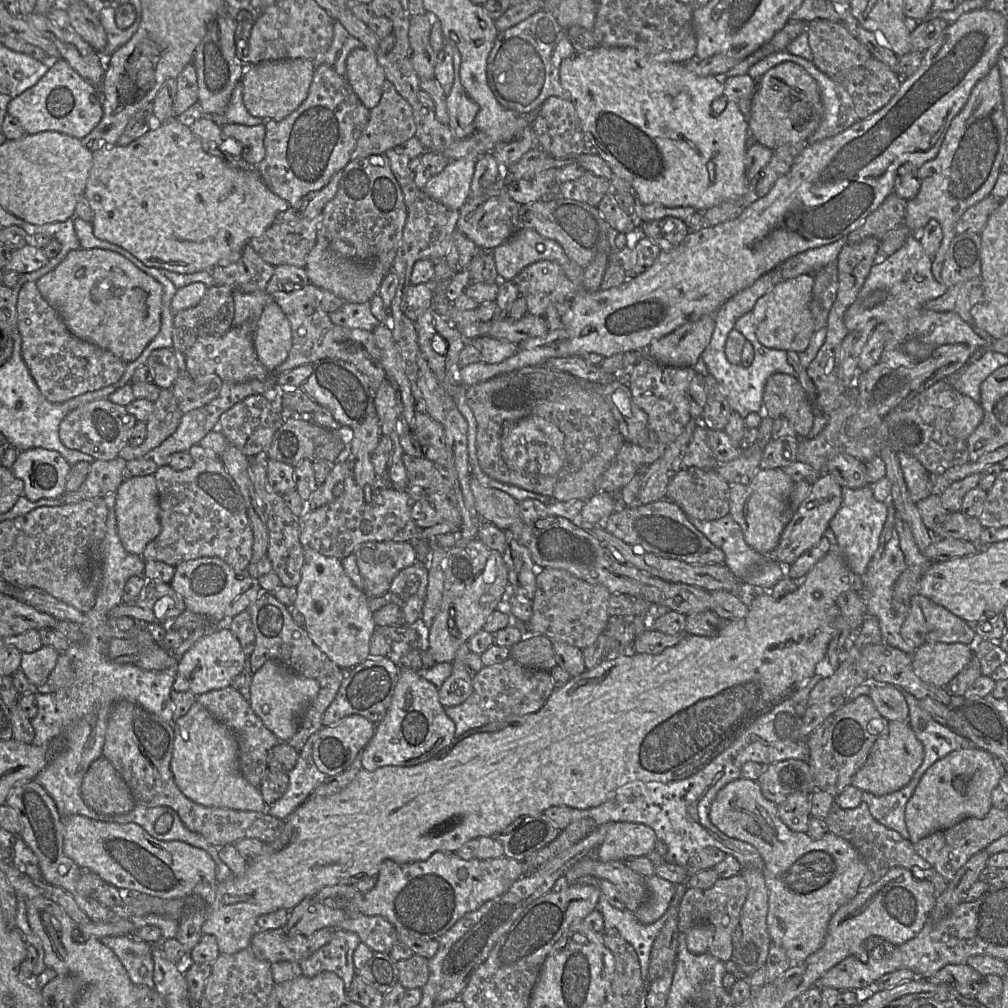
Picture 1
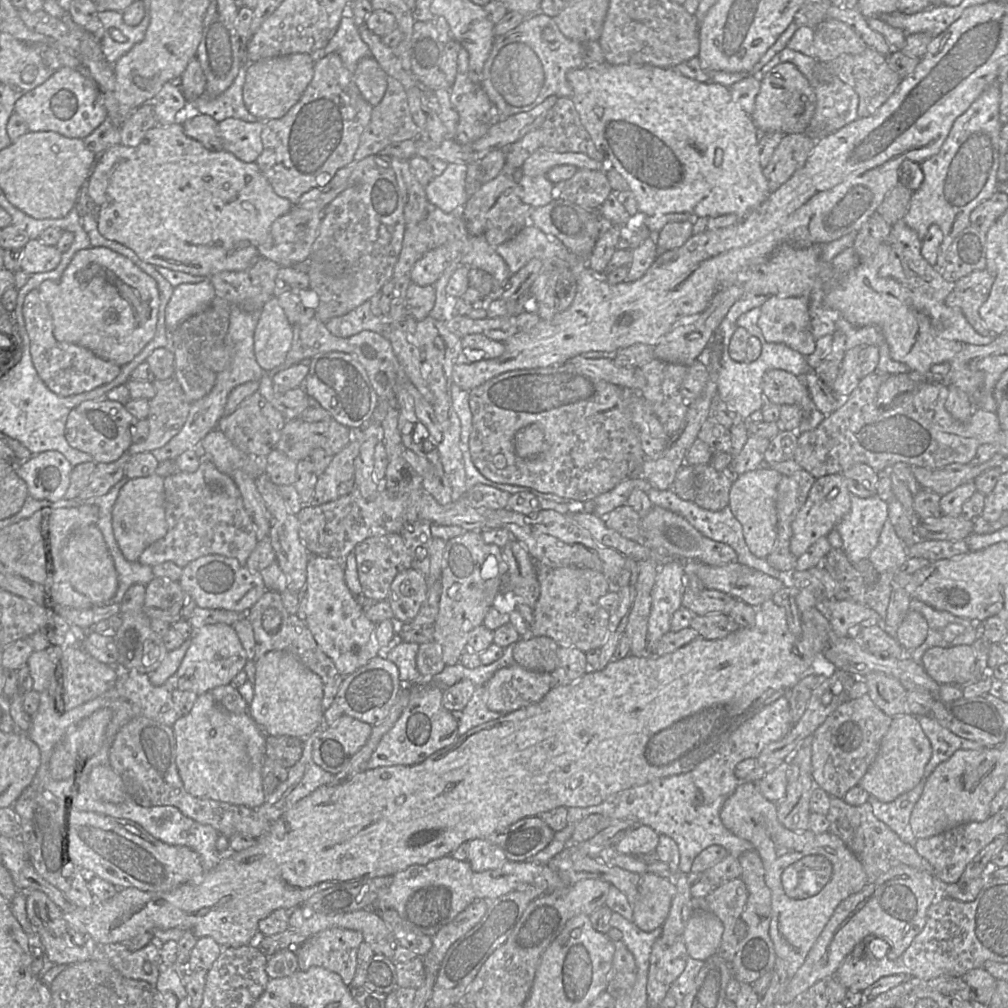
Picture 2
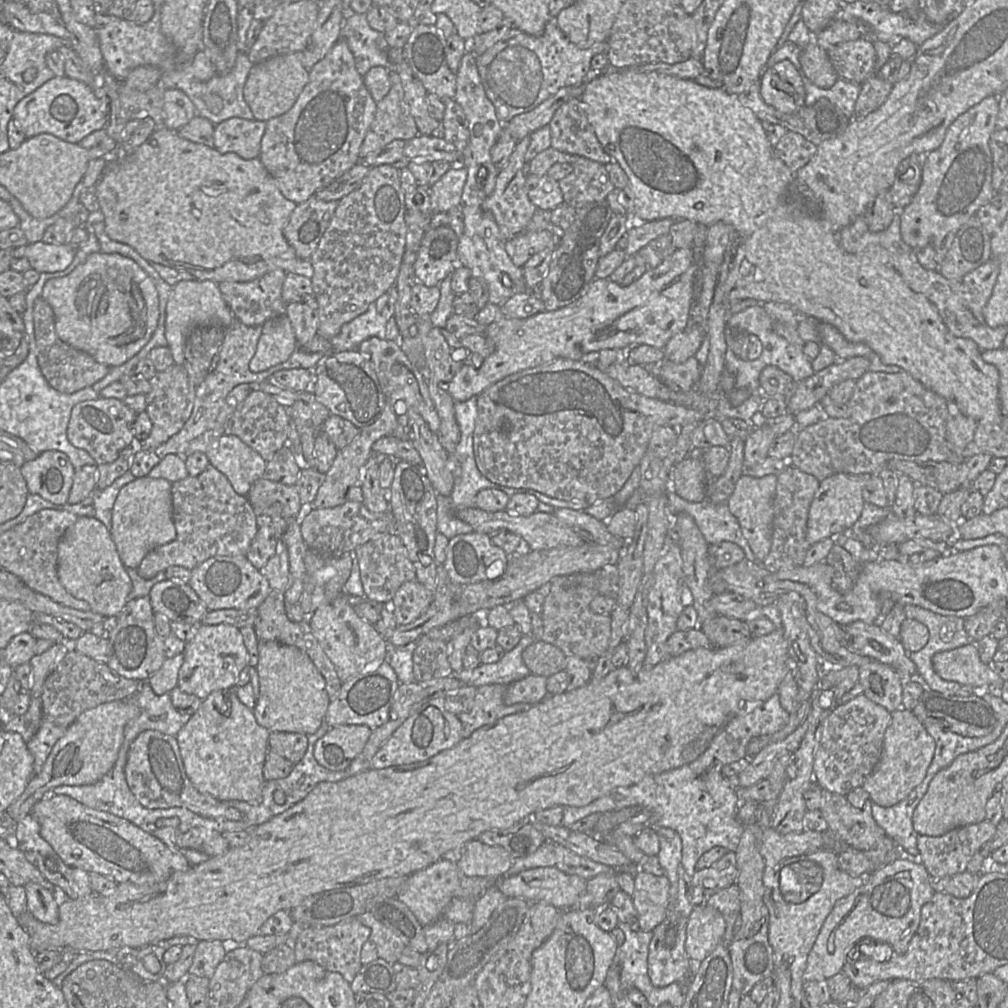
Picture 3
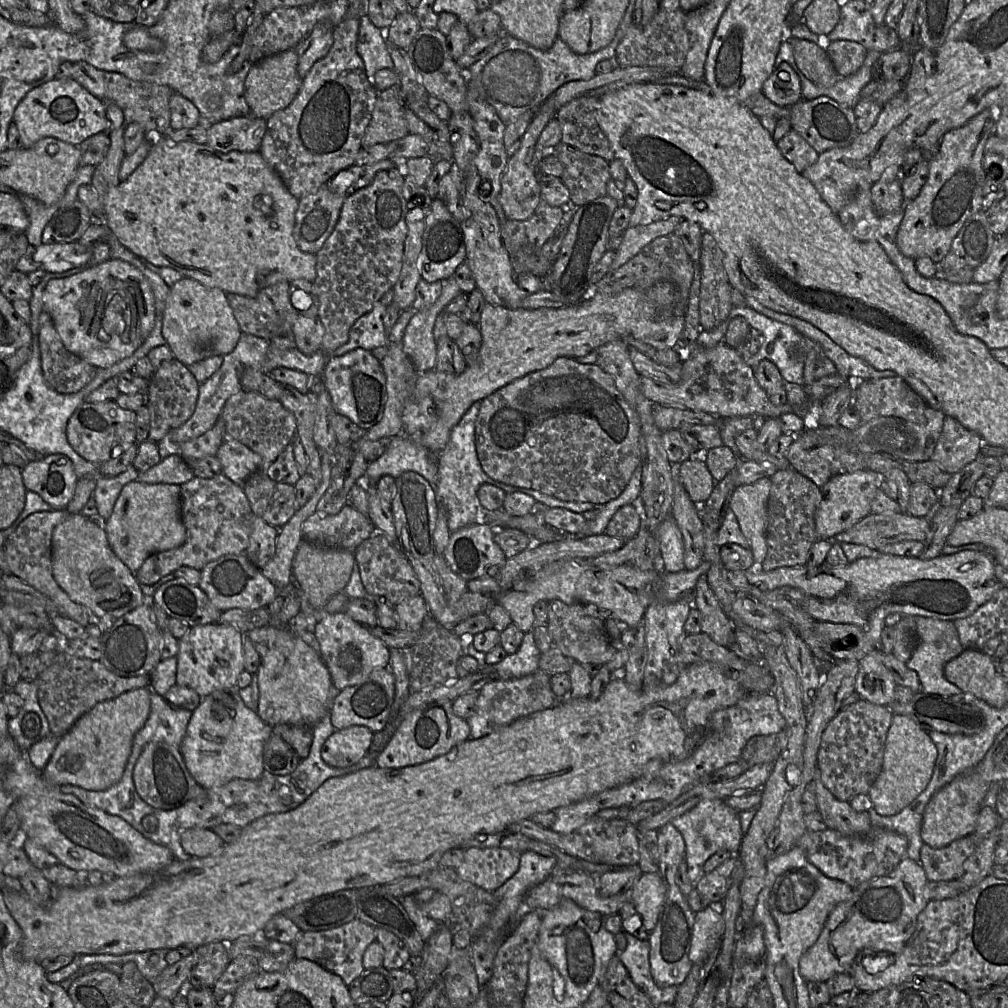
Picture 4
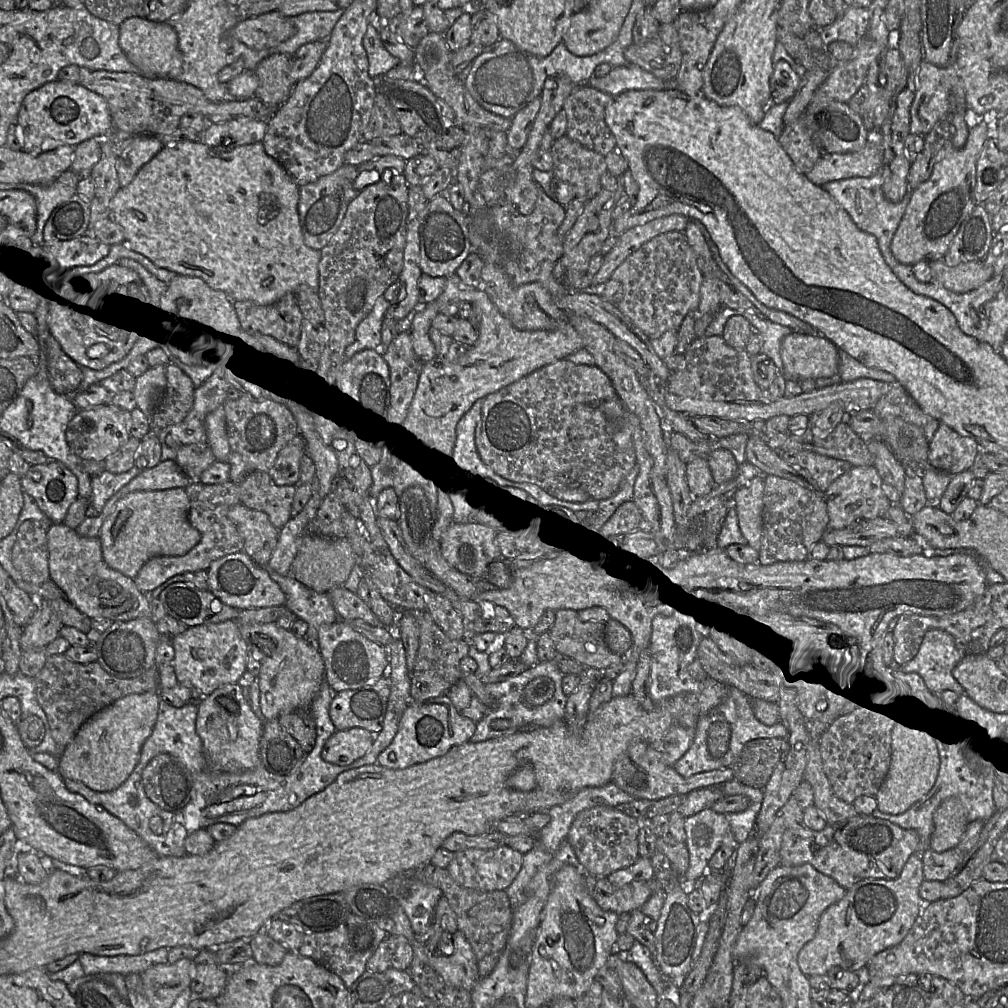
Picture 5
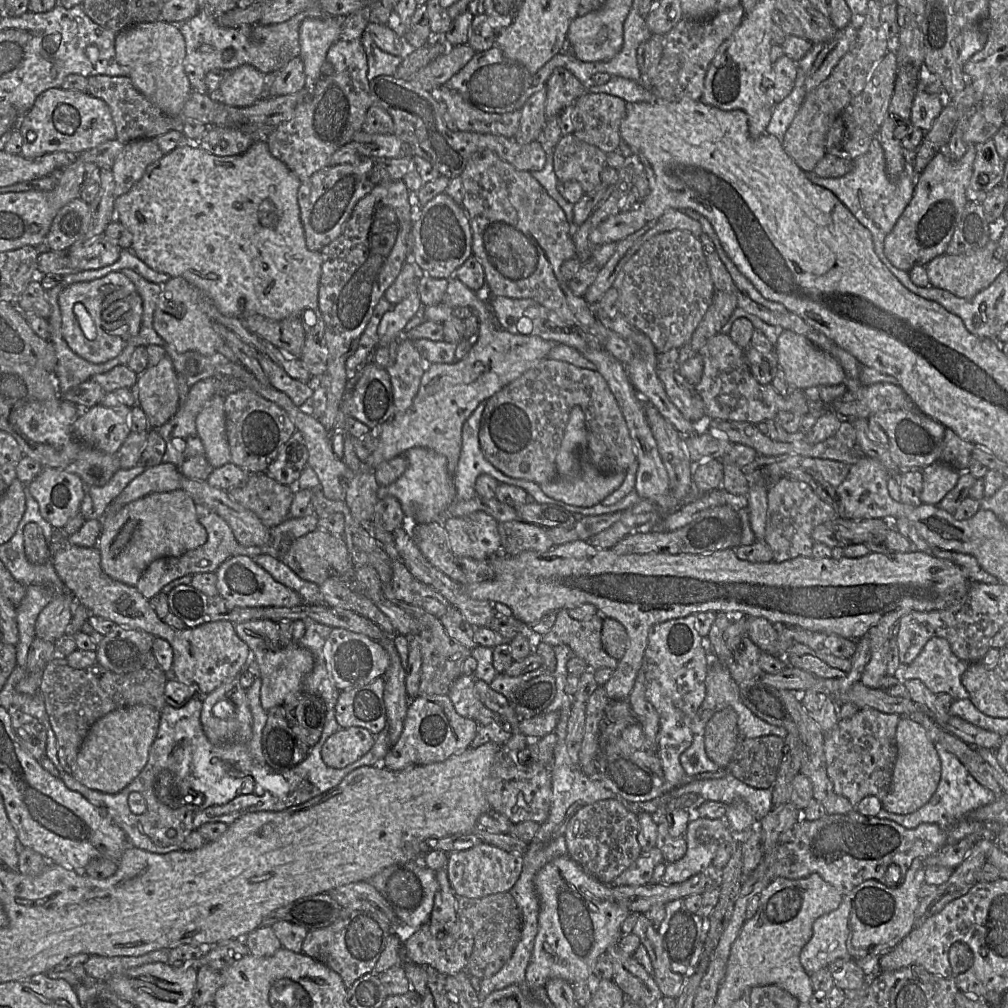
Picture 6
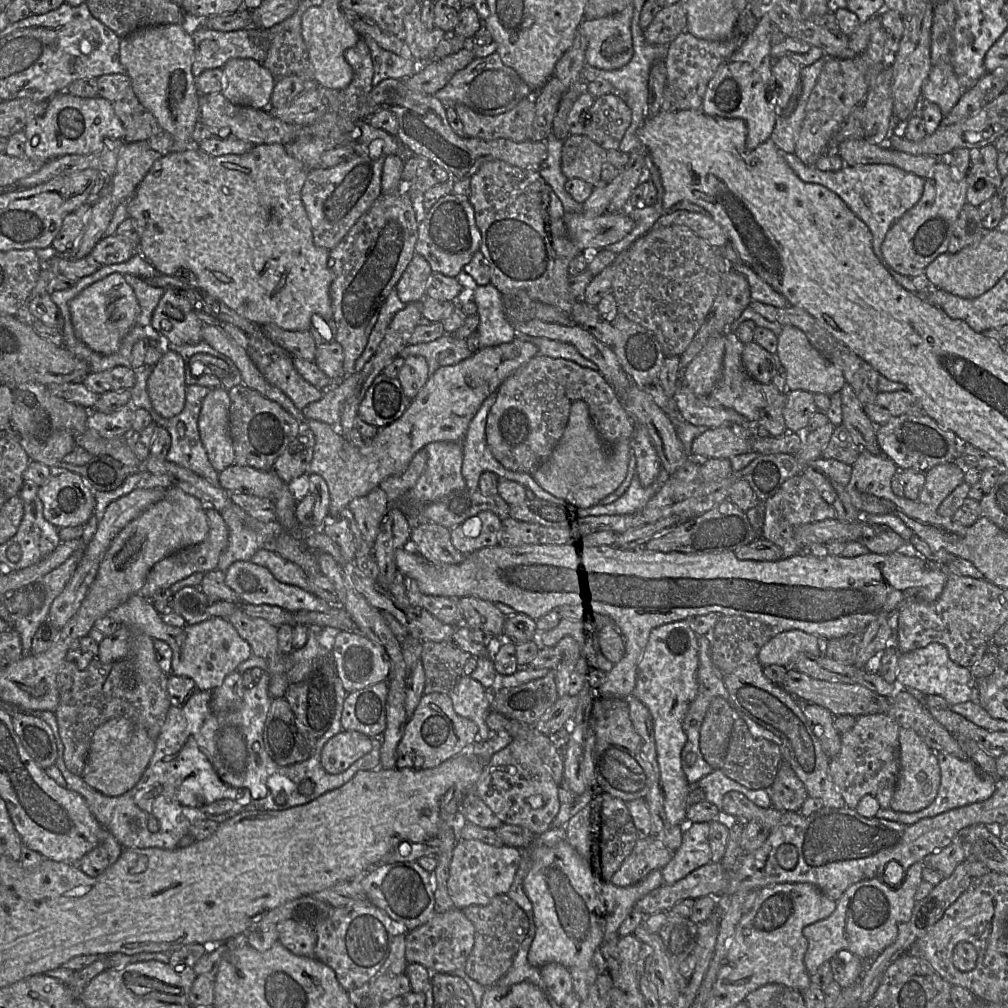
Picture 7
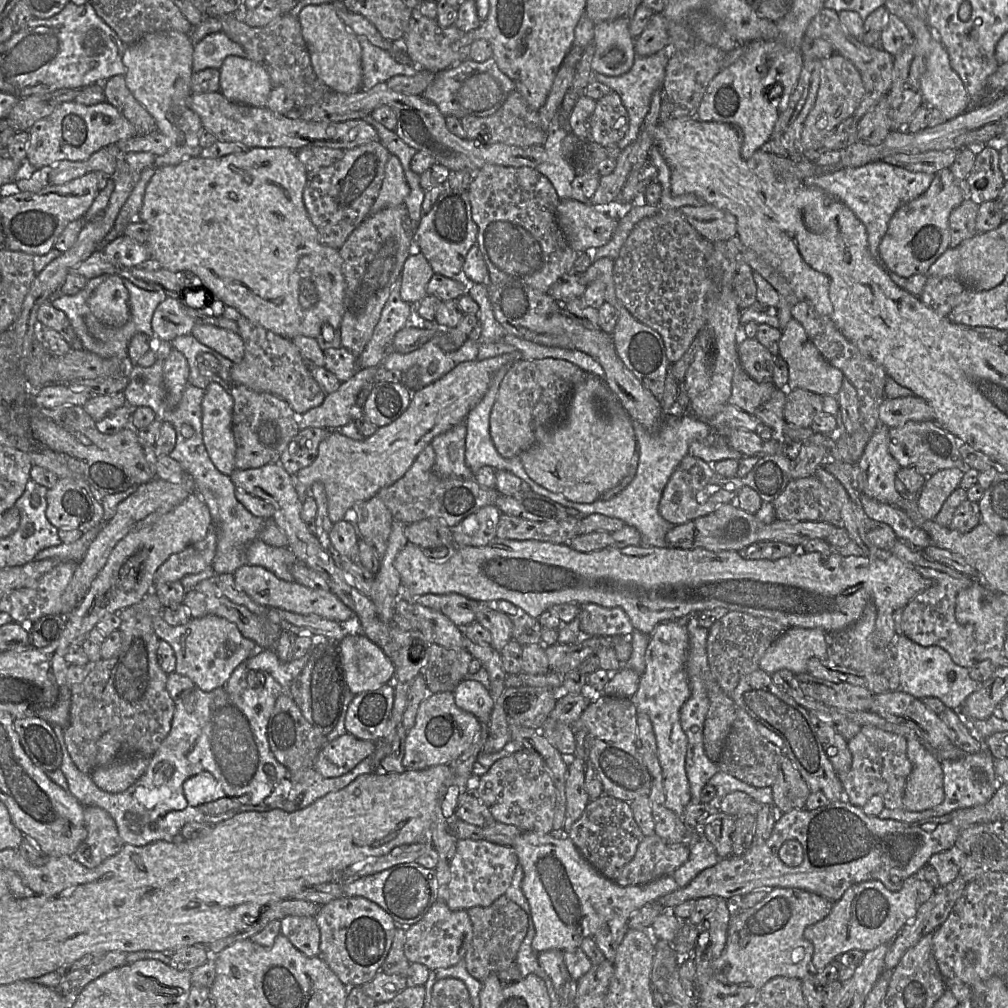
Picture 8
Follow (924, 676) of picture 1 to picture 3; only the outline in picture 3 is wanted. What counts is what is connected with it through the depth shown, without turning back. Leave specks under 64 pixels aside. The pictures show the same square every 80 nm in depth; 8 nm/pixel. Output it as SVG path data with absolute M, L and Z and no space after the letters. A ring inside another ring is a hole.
M974 643L932 657L935 672L946 681L970 685L984 691L998 691L1003 684L999 675L988 664L982 663Z

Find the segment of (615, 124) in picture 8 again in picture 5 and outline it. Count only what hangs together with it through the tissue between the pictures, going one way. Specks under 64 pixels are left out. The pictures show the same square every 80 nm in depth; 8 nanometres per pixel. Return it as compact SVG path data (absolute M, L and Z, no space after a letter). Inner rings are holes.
M577 85L563 103L567 115L565 135L603 156L615 150L615 137L605 122L606 109L614 98L588 85Z

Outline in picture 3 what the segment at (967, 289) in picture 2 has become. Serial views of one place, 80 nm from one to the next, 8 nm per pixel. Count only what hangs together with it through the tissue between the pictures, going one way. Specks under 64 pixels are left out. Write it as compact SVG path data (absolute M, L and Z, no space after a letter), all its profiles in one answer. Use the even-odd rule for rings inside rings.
M990 258L987 262L970 271L962 278L962 283L971 292L969 309L980 323L985 322L983 309L991 296L999 269L998 261Z

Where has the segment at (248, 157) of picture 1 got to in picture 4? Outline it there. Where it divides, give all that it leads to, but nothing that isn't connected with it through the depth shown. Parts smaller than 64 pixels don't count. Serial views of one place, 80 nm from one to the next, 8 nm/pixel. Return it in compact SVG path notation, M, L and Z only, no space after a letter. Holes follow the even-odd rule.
M238 116L209 123L206 144L221 153L257 152L266 131L266 119Z

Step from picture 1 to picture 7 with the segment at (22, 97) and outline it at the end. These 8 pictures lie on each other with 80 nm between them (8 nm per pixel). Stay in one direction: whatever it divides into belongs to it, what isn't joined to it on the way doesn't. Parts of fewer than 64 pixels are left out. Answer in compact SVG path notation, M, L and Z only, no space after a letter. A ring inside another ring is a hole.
M67 91L54 94L49 100L45 113L29 121L25 133L24 156L35 162L47 162L65 155L86 155L98 151L105 141L123 140L125 130L111 103L98 96L83 98Z

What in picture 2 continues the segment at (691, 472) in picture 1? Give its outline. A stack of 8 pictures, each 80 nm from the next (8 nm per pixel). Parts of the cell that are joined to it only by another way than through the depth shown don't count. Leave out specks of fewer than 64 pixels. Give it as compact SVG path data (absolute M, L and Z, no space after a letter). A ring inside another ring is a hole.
M709 465L694 466L696 493L693 502L699 507L720 511L729 506L733 476Z

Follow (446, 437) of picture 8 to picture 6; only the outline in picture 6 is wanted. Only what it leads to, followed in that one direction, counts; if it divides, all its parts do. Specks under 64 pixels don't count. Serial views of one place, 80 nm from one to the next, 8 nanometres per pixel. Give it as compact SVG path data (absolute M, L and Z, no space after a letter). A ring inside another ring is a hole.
M411 448L404 454L407 460L405 472L392 484L380 486L378 498L395 497L401 504L409 524L429 524L444 521L447 510L456 500L453 477L448 473L445 456L427 448Z

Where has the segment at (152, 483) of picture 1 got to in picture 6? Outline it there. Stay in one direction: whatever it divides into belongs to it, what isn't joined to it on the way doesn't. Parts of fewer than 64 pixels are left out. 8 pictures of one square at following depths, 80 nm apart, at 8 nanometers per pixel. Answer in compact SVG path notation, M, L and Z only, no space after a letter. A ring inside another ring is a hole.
M183 489L151 493L120 508L115 514L106 514L97 548L101 555L101 568L113 580L135 587L141 575L155 560L179 557L202 546L207 541L207 531L197 519L196 504Z

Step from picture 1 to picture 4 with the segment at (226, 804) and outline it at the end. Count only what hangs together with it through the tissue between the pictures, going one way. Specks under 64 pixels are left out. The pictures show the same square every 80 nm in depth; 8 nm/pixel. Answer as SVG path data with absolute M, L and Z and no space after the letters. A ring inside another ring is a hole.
M237 686L224 688L202 697L188 723L180 752L191 776L208 790L234 779L258 779L264 772L263 749L271 734L272 727L244 704Z

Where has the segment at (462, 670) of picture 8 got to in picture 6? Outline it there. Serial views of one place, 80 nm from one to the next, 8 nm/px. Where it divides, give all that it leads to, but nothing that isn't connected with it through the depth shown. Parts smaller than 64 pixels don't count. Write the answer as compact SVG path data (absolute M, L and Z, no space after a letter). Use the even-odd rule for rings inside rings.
M403 601L393 603L410 615L419 627L419 645L421 652L421 677L418 696L447 695L455 680L462 675L463 662L471 656L471 650L451 639L440 619L426 612L424 609L409 605Z

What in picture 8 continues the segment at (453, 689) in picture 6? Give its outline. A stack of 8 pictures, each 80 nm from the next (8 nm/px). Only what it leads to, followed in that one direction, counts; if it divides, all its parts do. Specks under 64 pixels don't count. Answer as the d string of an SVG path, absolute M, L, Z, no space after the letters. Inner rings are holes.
M463 679L453 694L457 707L473 714L481 724L489 722L494 700L481 683Z

